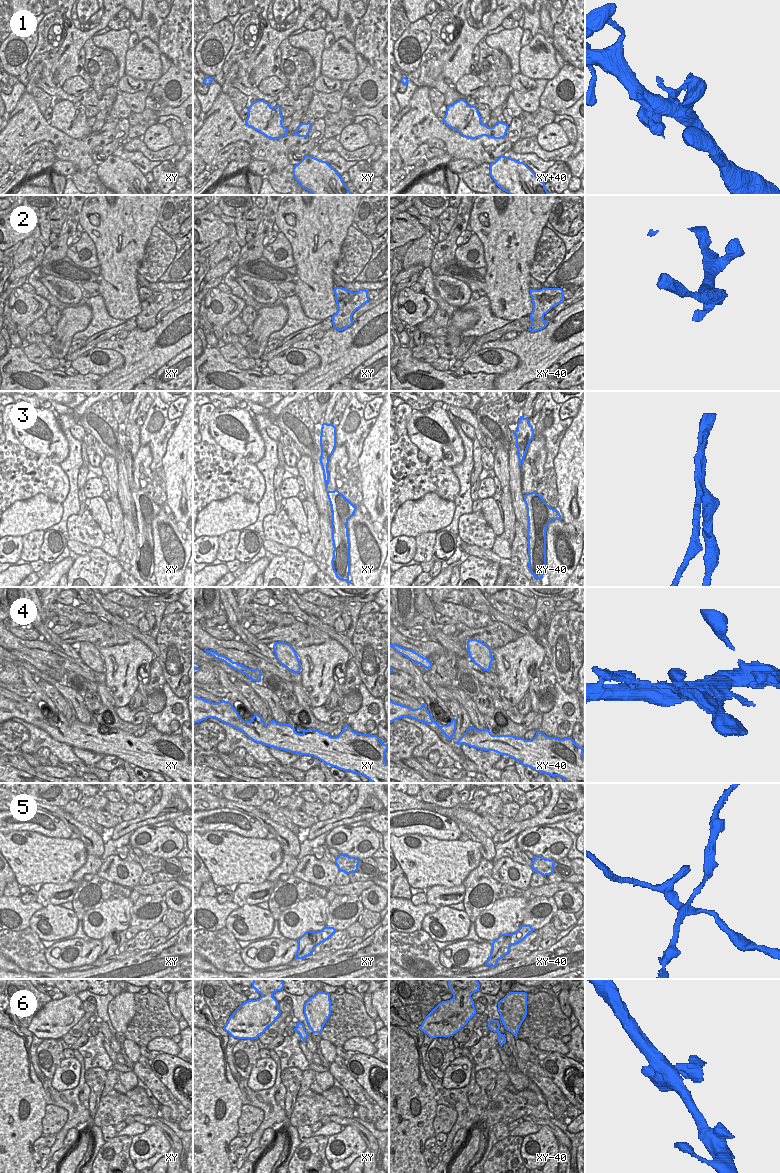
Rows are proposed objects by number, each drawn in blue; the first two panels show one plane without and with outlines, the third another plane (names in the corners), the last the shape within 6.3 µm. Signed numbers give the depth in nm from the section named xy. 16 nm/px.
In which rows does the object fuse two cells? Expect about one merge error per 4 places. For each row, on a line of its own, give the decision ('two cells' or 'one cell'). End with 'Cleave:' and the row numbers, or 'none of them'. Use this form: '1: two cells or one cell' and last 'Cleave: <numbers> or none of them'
1: one cell
2: one cell
3: two cells
4: one cell
5: two cells
6: one cell
Cleave: 3, 5

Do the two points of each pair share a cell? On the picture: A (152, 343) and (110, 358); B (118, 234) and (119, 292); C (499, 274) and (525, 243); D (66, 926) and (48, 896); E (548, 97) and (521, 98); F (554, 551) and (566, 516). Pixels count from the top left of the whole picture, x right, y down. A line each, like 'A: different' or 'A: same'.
A: different
B: same
C: same
D: different
E: different
F: different

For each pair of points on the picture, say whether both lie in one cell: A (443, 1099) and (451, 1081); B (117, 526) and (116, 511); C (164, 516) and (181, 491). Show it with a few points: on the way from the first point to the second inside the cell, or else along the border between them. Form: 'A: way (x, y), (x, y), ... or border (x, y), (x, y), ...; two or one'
A: border (469, 1080), (458, 1088), (441, 1085); two
B: way (117, 522), (116, 515); one
C: border (166, 504), (167, 510), (173, 519), (182, 522); two

